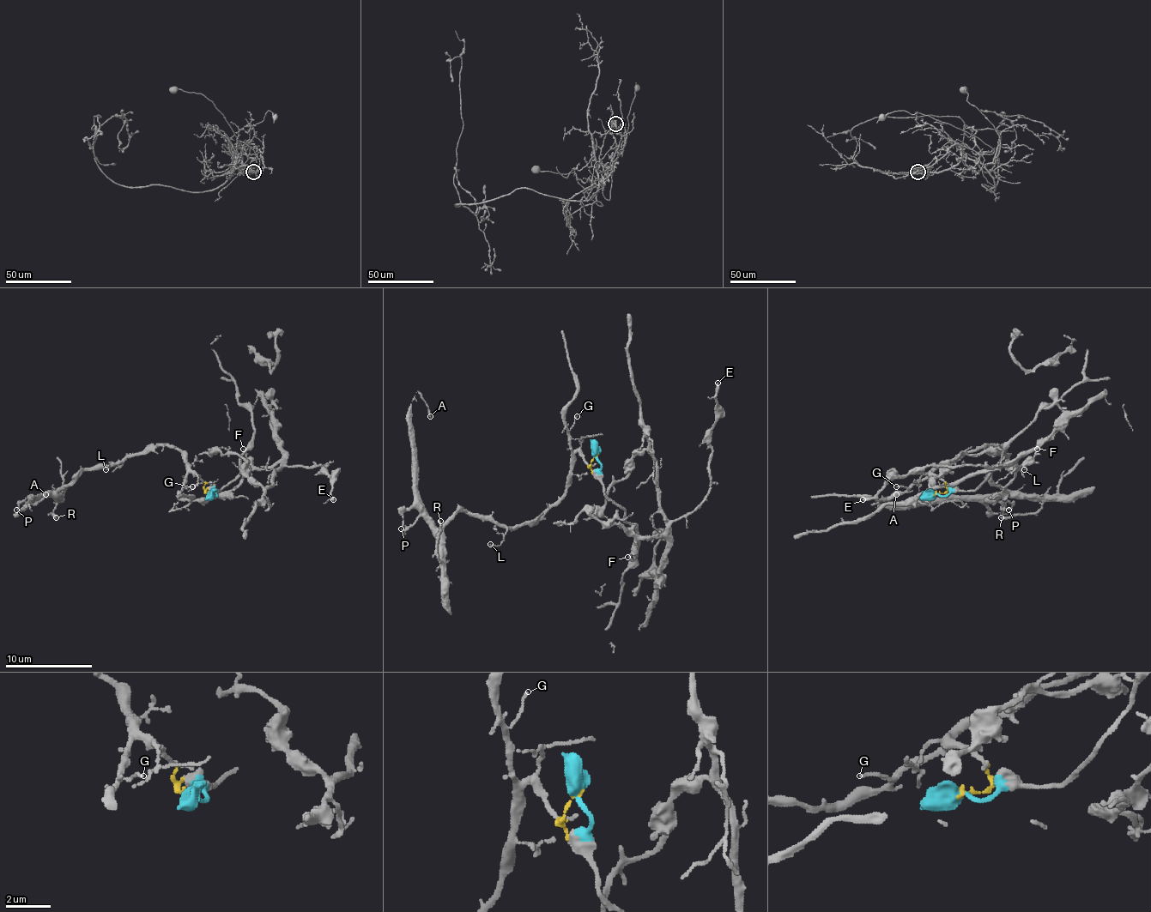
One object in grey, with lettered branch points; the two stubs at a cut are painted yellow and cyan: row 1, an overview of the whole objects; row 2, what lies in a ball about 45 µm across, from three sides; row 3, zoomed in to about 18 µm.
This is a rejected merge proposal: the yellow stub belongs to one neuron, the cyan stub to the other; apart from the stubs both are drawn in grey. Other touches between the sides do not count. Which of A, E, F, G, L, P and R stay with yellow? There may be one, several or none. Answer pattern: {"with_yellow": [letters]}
{"with_yellow": ["A", "G", "L", "P", "R"]}

